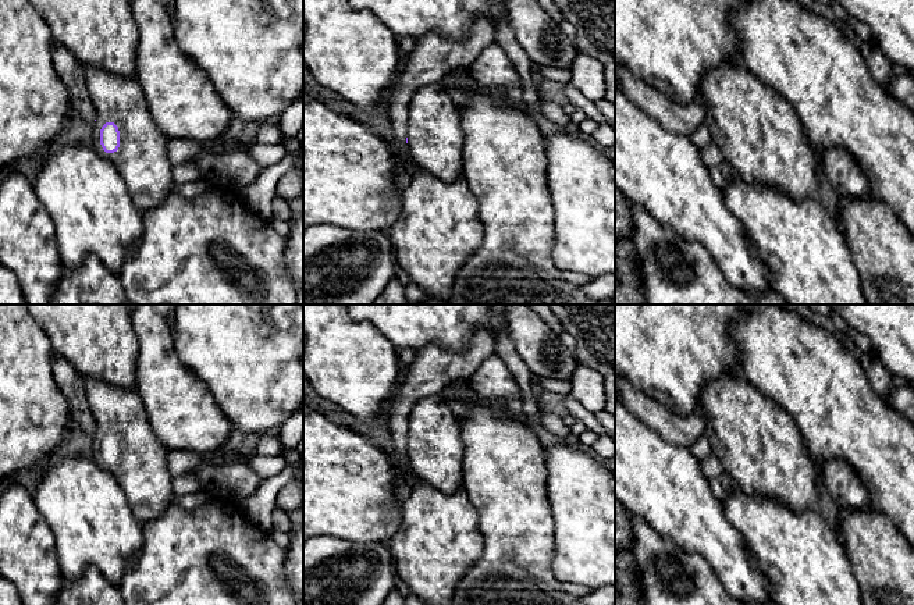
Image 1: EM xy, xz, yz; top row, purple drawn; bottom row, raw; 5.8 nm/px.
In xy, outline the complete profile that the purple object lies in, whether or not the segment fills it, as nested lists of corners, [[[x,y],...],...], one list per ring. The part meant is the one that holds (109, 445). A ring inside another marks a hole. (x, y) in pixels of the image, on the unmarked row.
[[[79,376],[96,421],[93,460],[121,487],[141,524],[159,517],[173,502],[168,449],[157,439],[134,389]]]

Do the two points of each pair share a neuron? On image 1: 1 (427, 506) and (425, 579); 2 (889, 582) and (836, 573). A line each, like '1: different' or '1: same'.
1: same
2: different

